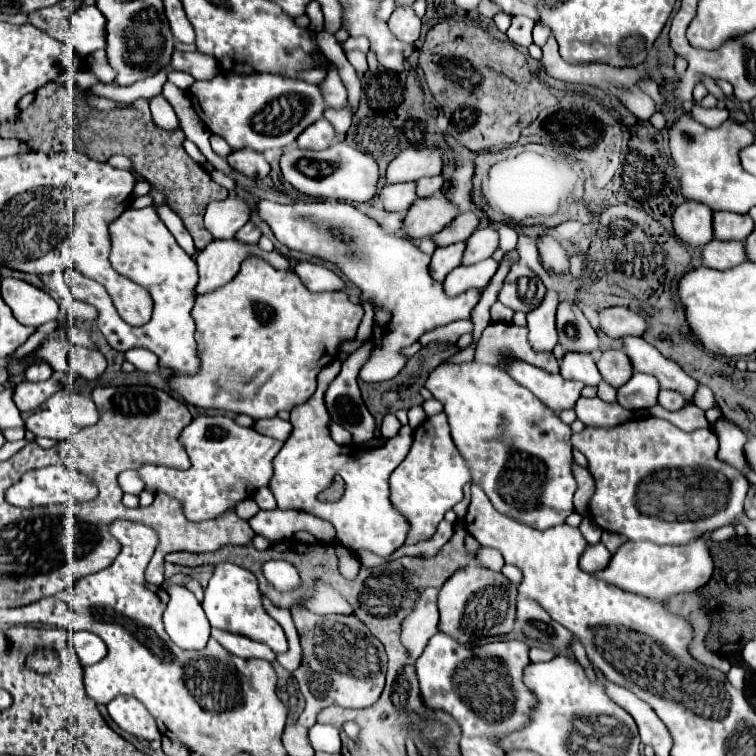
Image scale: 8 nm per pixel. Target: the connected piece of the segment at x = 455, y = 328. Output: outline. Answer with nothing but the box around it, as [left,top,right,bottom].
[420,320,472,346]

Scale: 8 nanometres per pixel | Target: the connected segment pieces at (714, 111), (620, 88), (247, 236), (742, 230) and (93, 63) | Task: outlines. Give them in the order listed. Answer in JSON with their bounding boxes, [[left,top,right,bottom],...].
[[690,104,730,128],[542,36,658,120],[236,222,262,244],[714,212,754,240],[88,50,116,82]]

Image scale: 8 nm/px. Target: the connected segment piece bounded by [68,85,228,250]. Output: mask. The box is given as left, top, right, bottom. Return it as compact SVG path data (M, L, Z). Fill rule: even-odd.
M76 85L70 90L74 94L68 102L74 120L72 148L100 162L106 162L114 154L128 156L134 164L134 170L146 180L150 180L150 184L166 196L166 204L182 218L186 230L194 238L196 248L204 250L206 244L212 240L212 234L204 228L204 210L210 200L224 200L228 196L228 190L212 182L208 172L184 152L182 148L184 132L180 128L176 132L166 132L164 128L156 128L156 124L152 124L146 98L138 98L126 108L112 108L104 112L88 105L86 98L90 94L89 91L83 91Z

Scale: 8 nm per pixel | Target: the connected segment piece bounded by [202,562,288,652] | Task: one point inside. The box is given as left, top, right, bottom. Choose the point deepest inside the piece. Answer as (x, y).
(232, 602)

